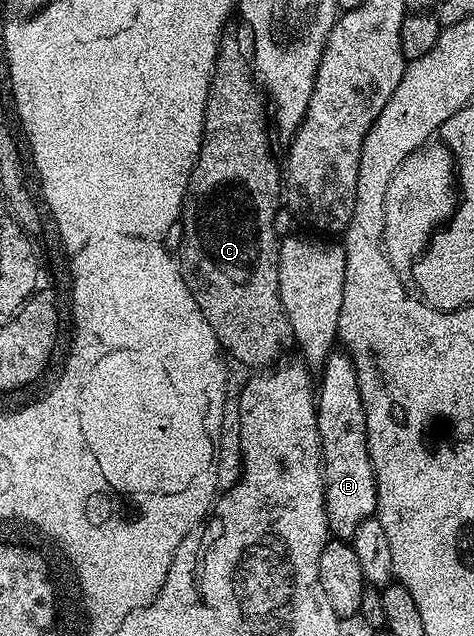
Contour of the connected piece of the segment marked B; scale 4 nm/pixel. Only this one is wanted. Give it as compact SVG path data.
M332 352L321 367L323 375L317 378L315 415L323 449L323 503L325 504L328 531L339 540L350 540L355 537L355 532L360 524L375 514L375 501L377 500L375 473L367 447L367 421L355 371L356 367L352 366L351 359L346 353Z

